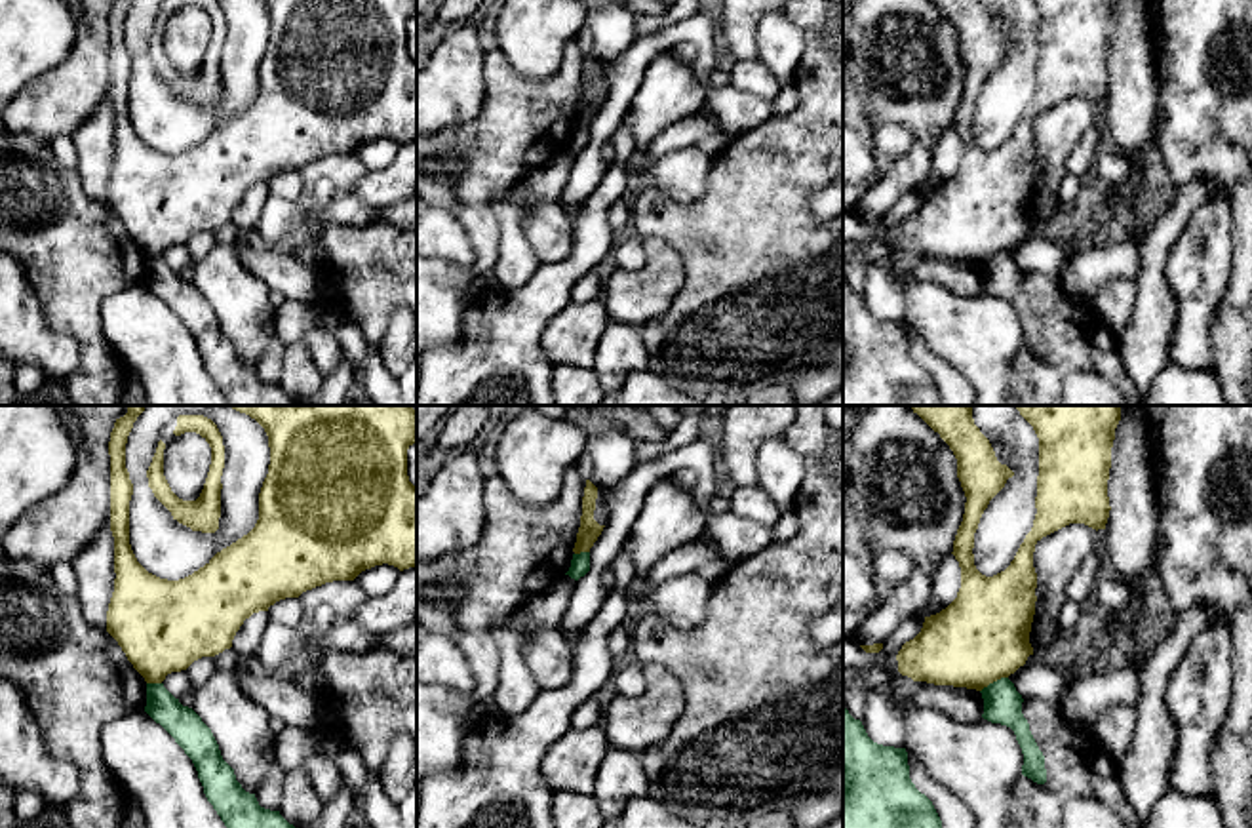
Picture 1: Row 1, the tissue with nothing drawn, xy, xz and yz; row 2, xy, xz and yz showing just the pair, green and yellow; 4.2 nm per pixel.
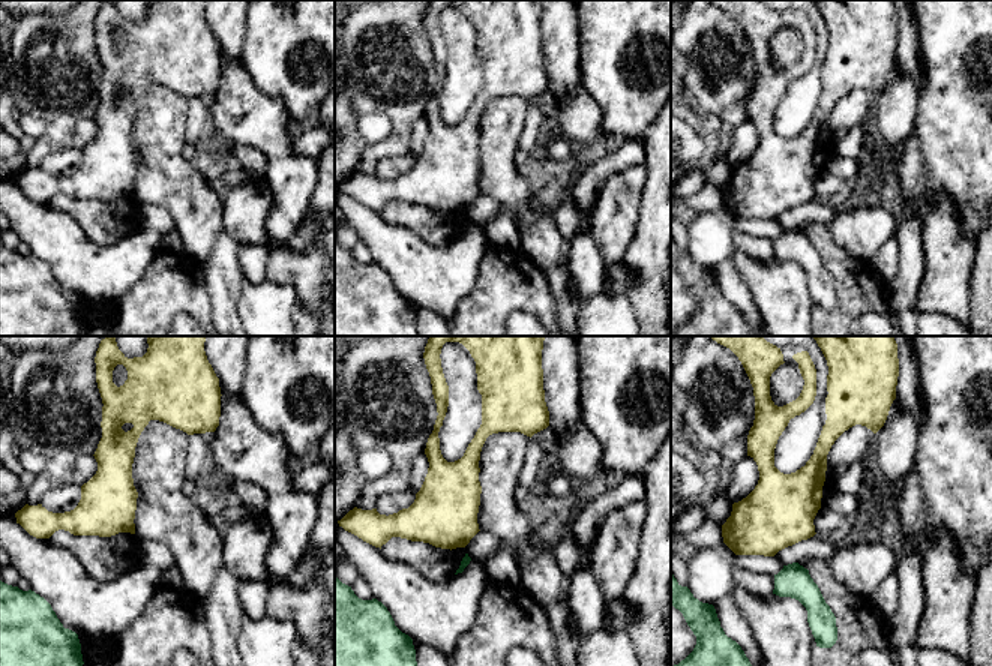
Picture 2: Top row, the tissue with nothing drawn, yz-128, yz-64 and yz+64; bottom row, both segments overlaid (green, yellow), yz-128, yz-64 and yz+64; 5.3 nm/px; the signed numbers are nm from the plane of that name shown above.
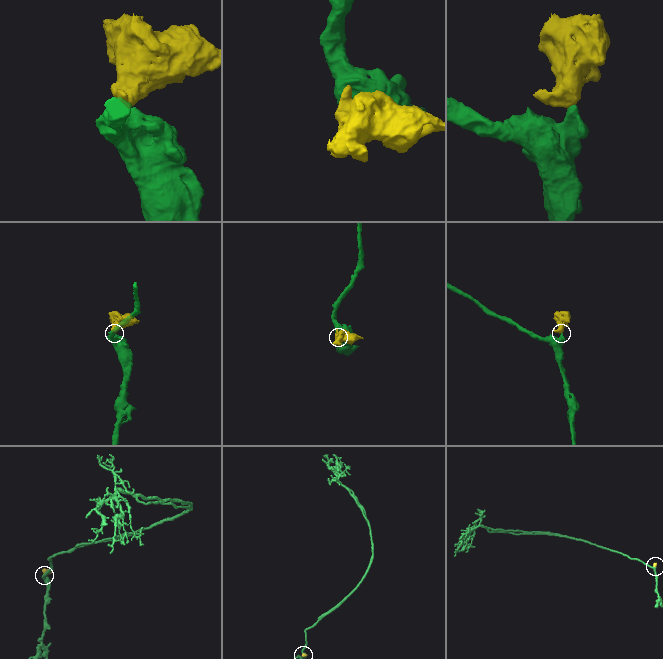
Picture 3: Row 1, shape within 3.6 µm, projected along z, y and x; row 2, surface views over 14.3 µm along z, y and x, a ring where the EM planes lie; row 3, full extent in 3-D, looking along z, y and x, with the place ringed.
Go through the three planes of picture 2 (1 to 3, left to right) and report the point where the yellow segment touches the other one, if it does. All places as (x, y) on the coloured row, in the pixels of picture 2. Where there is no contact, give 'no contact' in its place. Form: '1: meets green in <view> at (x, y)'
1: no contact
2: no contact
3: no contact

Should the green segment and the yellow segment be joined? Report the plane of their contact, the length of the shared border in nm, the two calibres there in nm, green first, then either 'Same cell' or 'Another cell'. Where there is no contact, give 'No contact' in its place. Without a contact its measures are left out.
Touches green in yz. Shared border 140 nm. Thickness 160 nm (green) against 380 nm. Another cell

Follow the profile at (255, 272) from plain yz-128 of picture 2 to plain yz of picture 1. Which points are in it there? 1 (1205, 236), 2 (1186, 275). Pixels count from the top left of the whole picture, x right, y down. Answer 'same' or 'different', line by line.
1: different
2: different

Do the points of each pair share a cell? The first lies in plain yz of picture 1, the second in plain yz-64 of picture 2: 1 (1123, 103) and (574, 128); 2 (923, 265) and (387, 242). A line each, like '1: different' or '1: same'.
1: different
2: different

